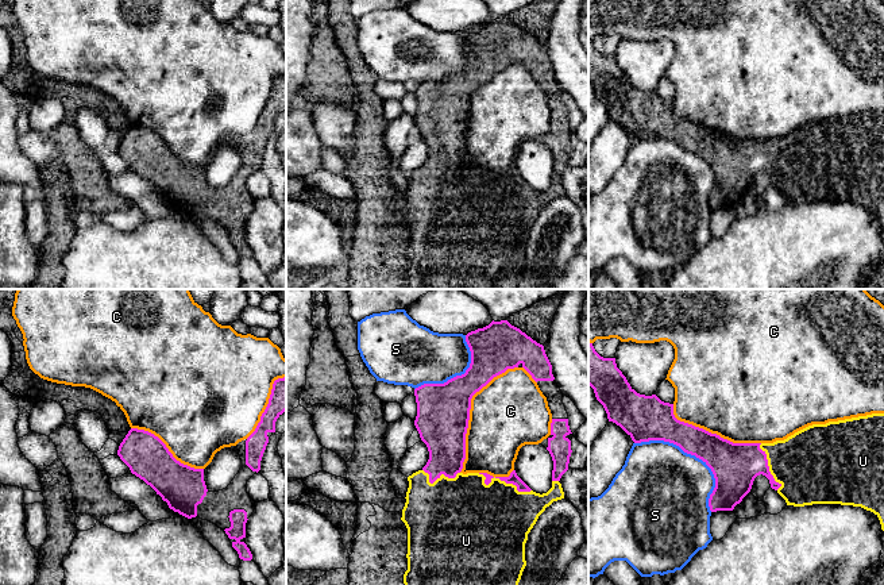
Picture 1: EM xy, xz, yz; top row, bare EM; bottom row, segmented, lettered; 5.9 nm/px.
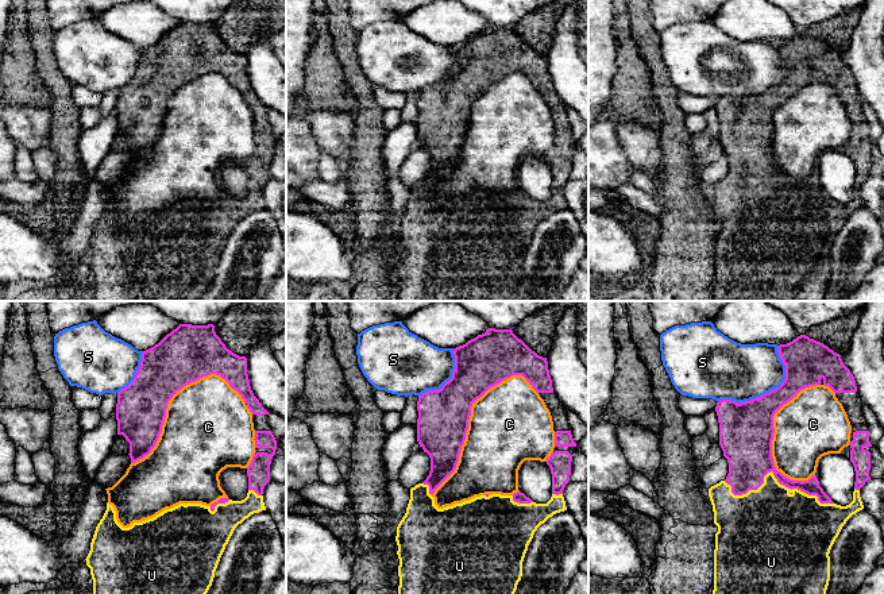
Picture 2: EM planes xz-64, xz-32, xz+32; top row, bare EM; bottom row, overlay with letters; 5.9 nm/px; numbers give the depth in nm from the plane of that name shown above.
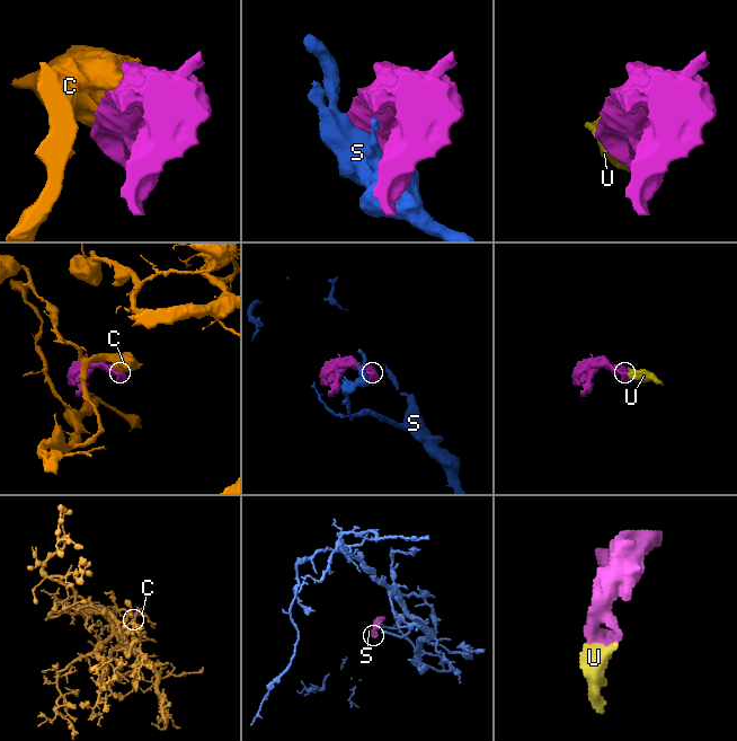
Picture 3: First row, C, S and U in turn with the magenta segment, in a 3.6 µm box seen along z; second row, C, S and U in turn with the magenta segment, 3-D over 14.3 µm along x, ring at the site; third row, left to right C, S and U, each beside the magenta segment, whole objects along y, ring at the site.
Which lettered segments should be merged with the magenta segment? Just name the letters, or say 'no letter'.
U

